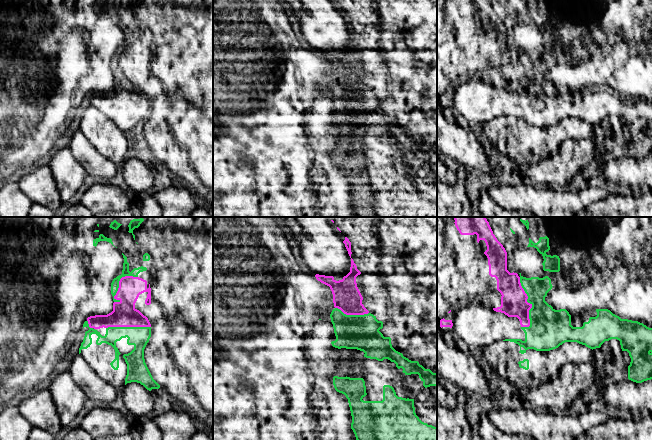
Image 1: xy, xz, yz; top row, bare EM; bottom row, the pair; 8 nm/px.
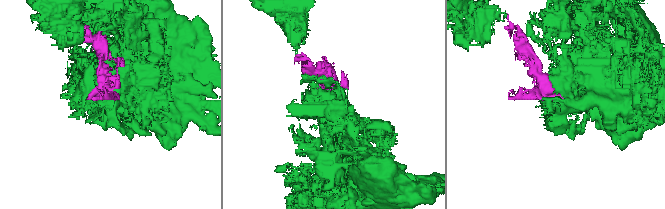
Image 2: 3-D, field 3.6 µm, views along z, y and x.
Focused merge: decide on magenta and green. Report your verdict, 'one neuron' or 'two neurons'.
two neurons

